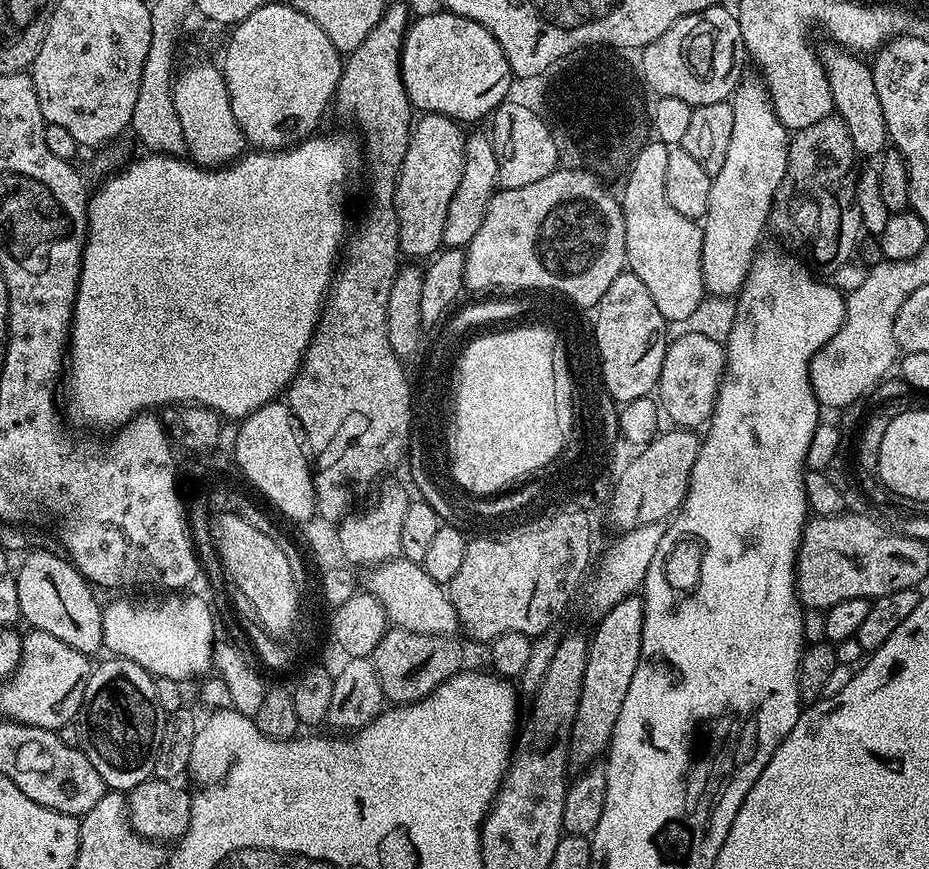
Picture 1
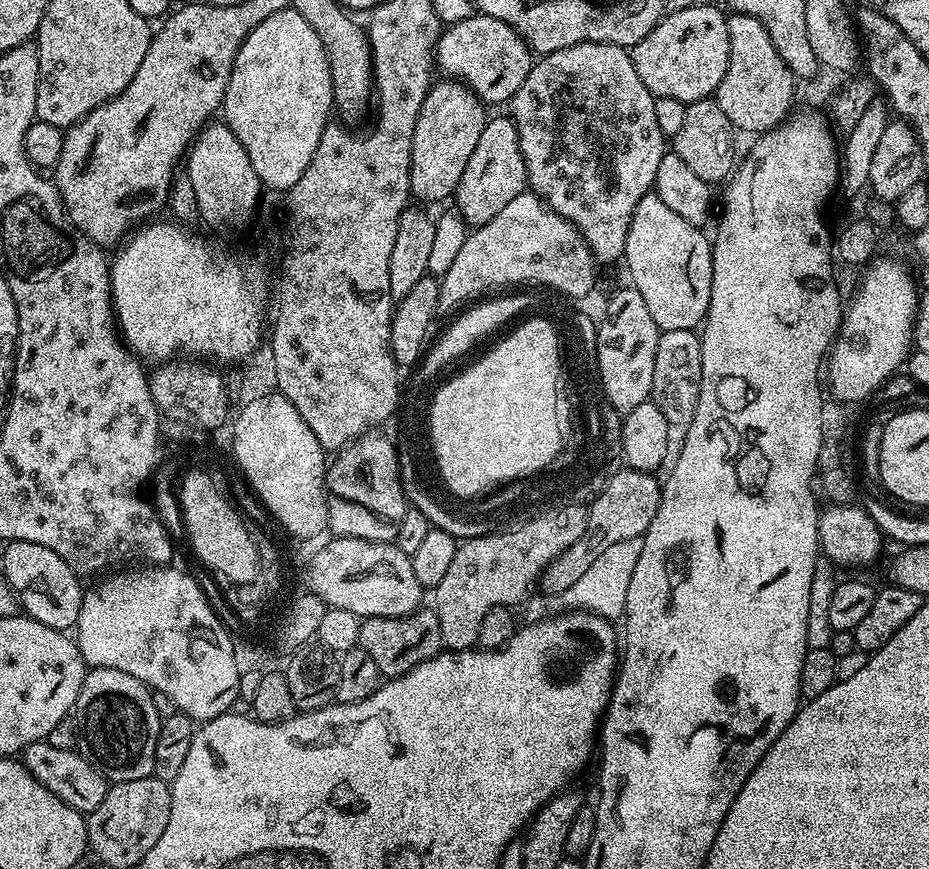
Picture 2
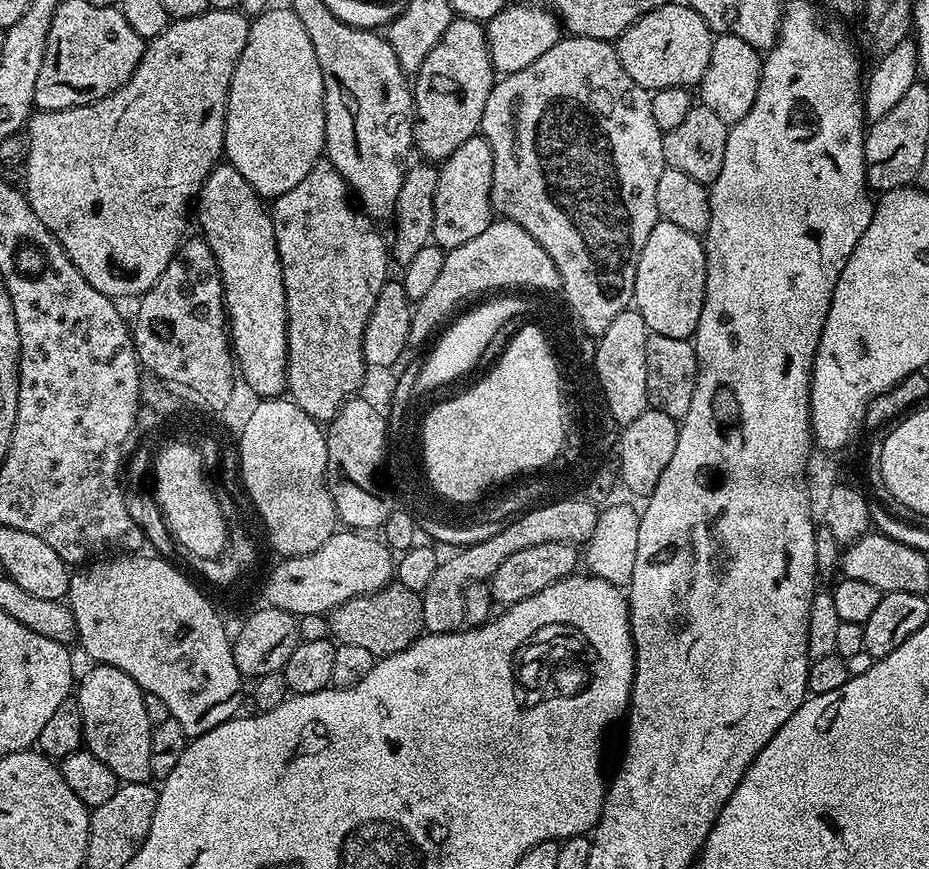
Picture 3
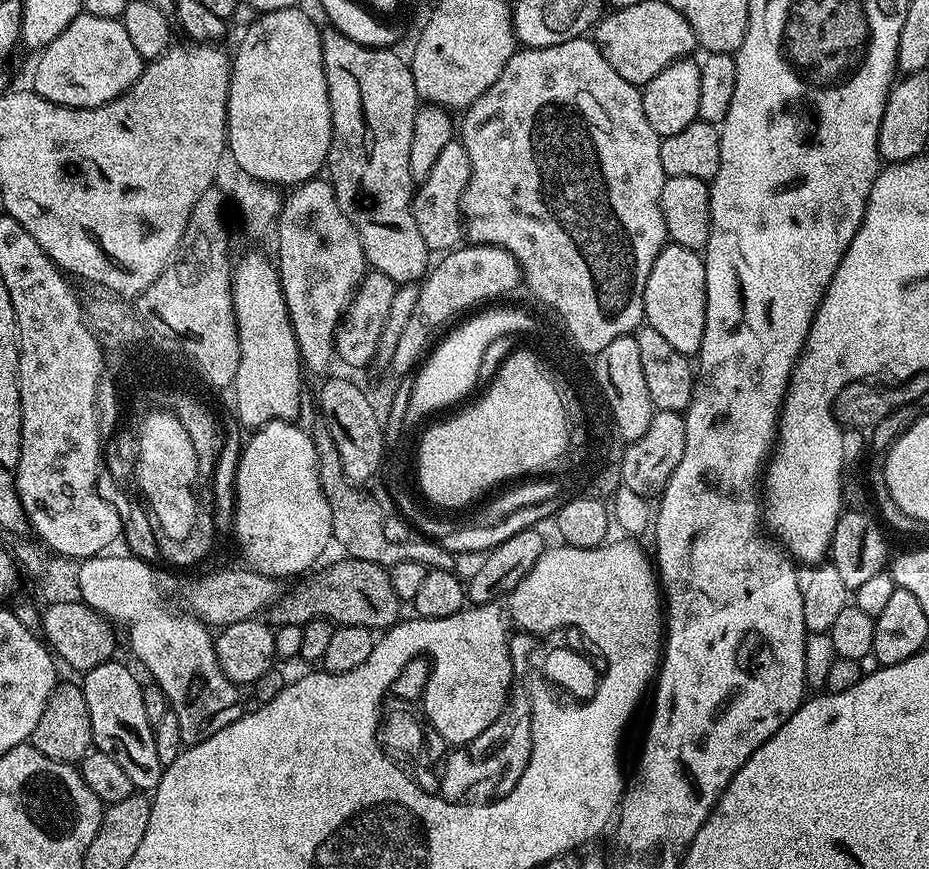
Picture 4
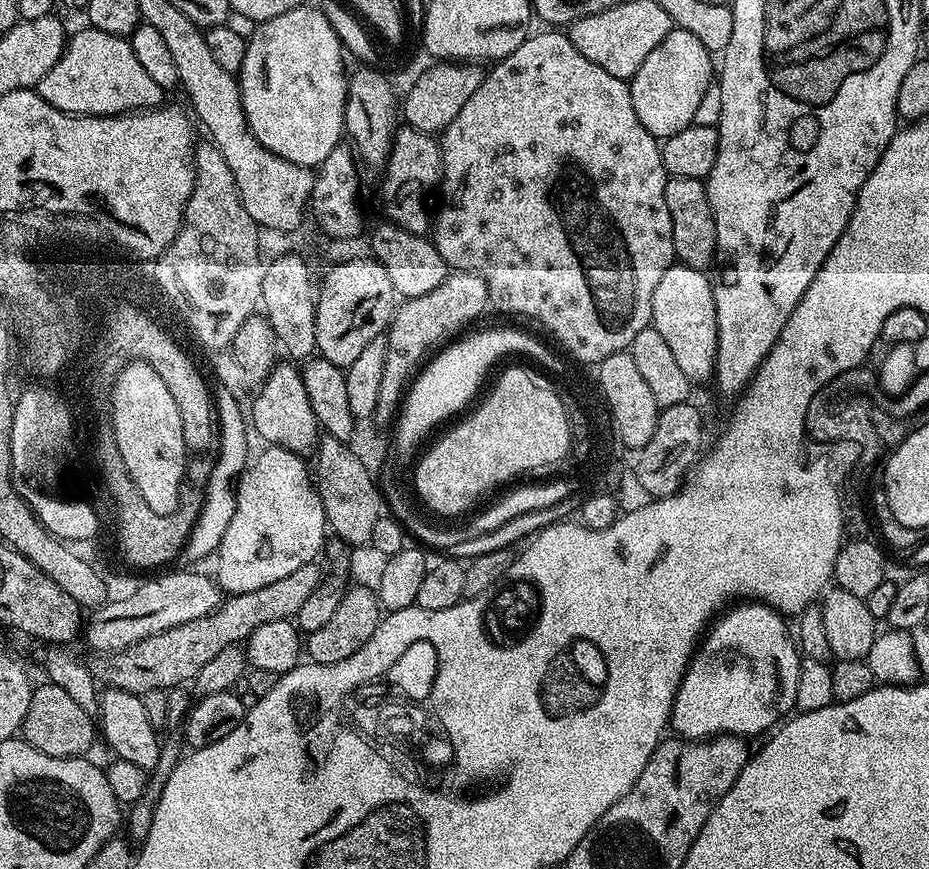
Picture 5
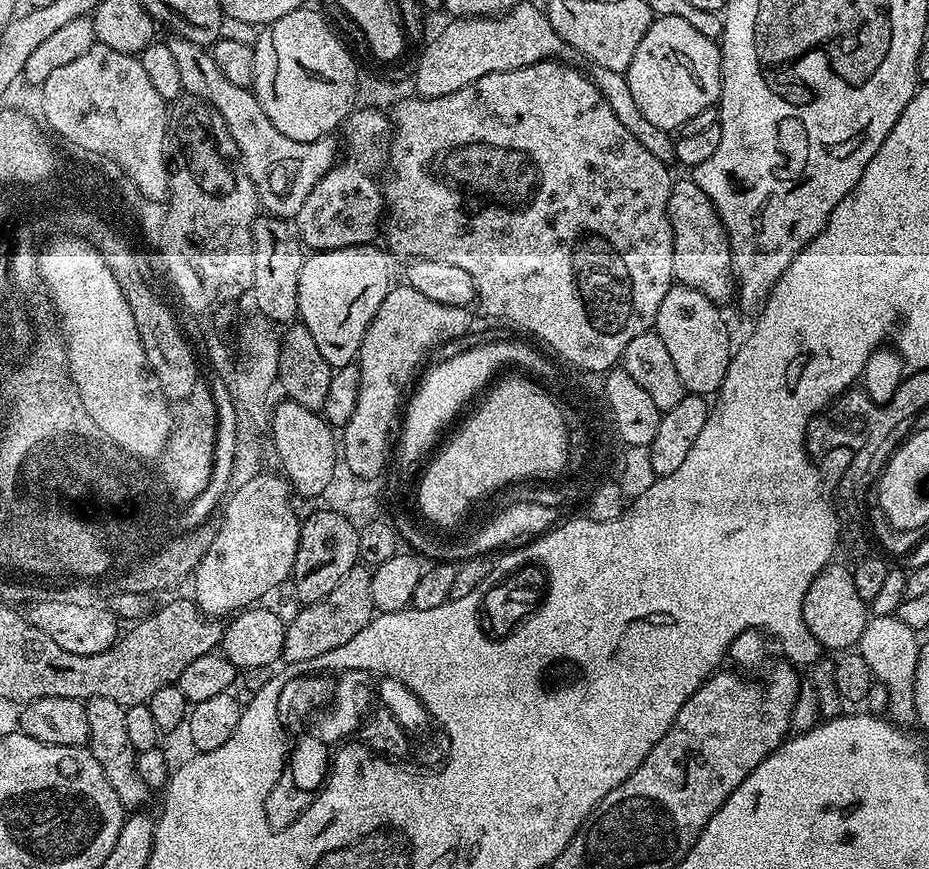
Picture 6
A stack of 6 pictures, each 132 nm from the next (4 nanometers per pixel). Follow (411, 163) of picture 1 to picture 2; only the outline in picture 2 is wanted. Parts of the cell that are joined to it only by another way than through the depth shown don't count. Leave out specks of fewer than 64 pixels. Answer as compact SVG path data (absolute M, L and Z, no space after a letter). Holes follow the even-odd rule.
M440 78L429 88L422 102L422 110L418 110L418 122L414 126L410 186L411 195L415 199L417 196L420 200L444 200L455 193L462 178L462 170L466 170L466 162L470 162L470 154L474 154L474 146L478 146L478 137L482 134L486 119L484 111L486 111L484 101L458 80Z

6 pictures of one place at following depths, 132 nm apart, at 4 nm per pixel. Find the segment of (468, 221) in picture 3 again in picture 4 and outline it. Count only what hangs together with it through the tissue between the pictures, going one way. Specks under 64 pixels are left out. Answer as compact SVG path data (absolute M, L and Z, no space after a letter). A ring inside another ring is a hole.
M454 138L446 146L446 150L438 154L438 160L431 167L430 174L426 174L426 178L419 181L412 197L412 217L418 226L418 234L422 234L422 242L426 242L426 246L433 253L450 252L465 239L466 229L460 203L469 180L470 158L459 139Z

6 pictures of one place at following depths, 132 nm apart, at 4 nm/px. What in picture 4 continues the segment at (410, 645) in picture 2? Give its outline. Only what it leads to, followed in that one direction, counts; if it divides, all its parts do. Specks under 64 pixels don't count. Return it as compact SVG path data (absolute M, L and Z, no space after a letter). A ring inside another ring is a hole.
M343 558L329 568L321 567L309 580L301 579L297 588L283 593L280 599L267 609L269 625L309 624L311 620L331 620L337 626L362 626L373 630L387 630L401 619L402 602L394 594L394 586L388 577L389 569L374 562L362 562Z

